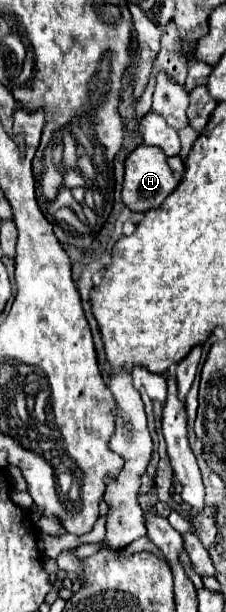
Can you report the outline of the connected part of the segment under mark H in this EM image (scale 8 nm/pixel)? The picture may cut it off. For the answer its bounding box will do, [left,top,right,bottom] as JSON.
[122,144,178,212]

